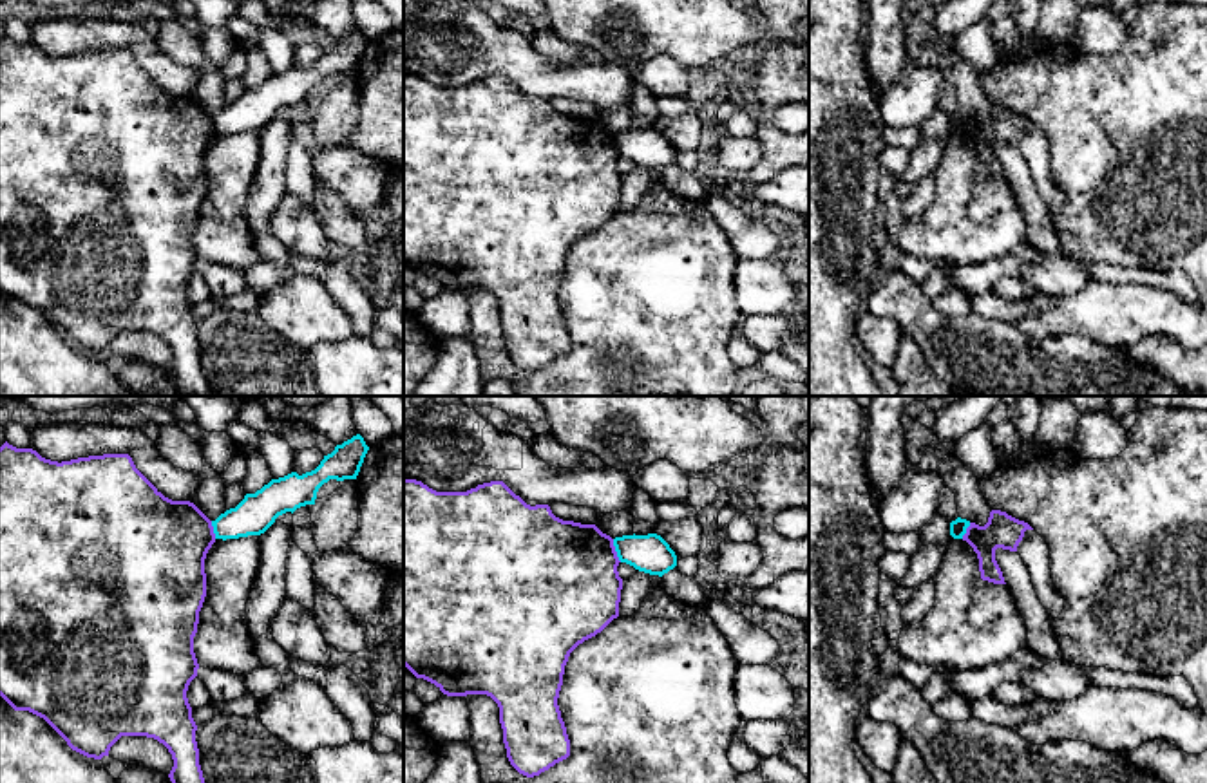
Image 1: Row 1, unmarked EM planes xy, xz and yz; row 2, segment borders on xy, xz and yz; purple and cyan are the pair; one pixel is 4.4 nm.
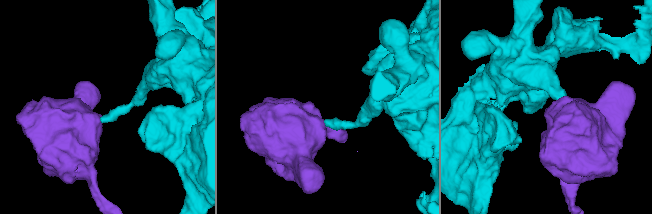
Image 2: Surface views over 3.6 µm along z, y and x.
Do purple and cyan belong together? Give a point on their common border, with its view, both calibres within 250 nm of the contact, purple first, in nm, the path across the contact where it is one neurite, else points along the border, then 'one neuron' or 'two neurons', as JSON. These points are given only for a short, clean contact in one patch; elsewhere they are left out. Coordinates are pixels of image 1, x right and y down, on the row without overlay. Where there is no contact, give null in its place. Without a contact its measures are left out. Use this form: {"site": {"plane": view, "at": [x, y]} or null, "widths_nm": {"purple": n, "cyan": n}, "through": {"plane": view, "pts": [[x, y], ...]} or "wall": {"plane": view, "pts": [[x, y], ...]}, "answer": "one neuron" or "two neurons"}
{"site": {"plane": "xz", "at": [614, 145]}, "widths_nm": {"purple": 480, "cyan": 170}, "wall": {"plane": "xz", "pts": [[612, 134], [616, 150], [621, 156]]}, "answer": "two neurons"}

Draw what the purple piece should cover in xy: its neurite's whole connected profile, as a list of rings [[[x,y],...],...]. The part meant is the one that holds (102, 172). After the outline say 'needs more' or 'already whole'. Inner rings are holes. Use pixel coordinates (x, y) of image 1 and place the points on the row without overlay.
[[[7,36],[0,42],[0,291],[14,306],[29,306],[43,313],[67,340],[94,354],[109,351],[121,331],[147,331],[163,338],[172,349],[168,369],[181,396],[215,396],[204,378],[195,336],[197,320],[186,293],[197,271],[194,231],[199,206],[206,192],[204,154],[215,128],[212,116],[190,96],[165,92],[134,60],[128,49],[103,49],[71,56],[51,56],[33,43],[16,43]]]; already whole

